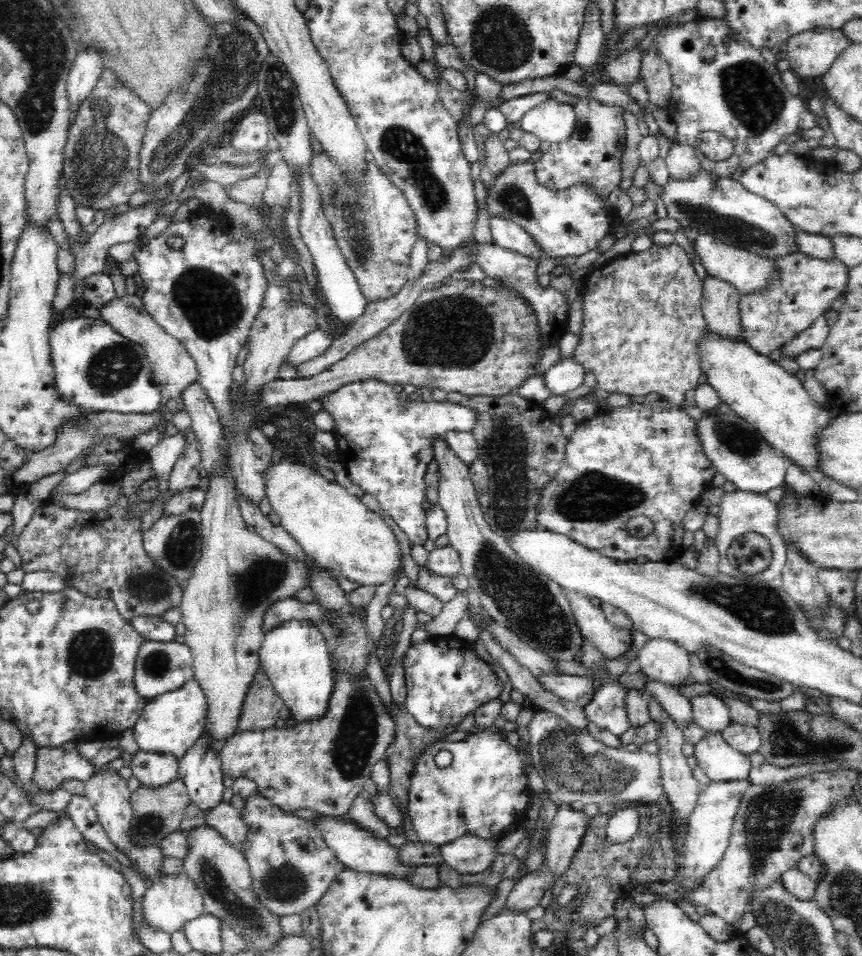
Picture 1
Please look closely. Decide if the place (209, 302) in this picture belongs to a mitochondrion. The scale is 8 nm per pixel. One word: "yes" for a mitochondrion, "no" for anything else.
yes

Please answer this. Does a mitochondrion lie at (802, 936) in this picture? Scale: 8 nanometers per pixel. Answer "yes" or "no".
yes

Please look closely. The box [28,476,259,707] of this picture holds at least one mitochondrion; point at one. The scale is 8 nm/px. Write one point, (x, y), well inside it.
(90, 654)

